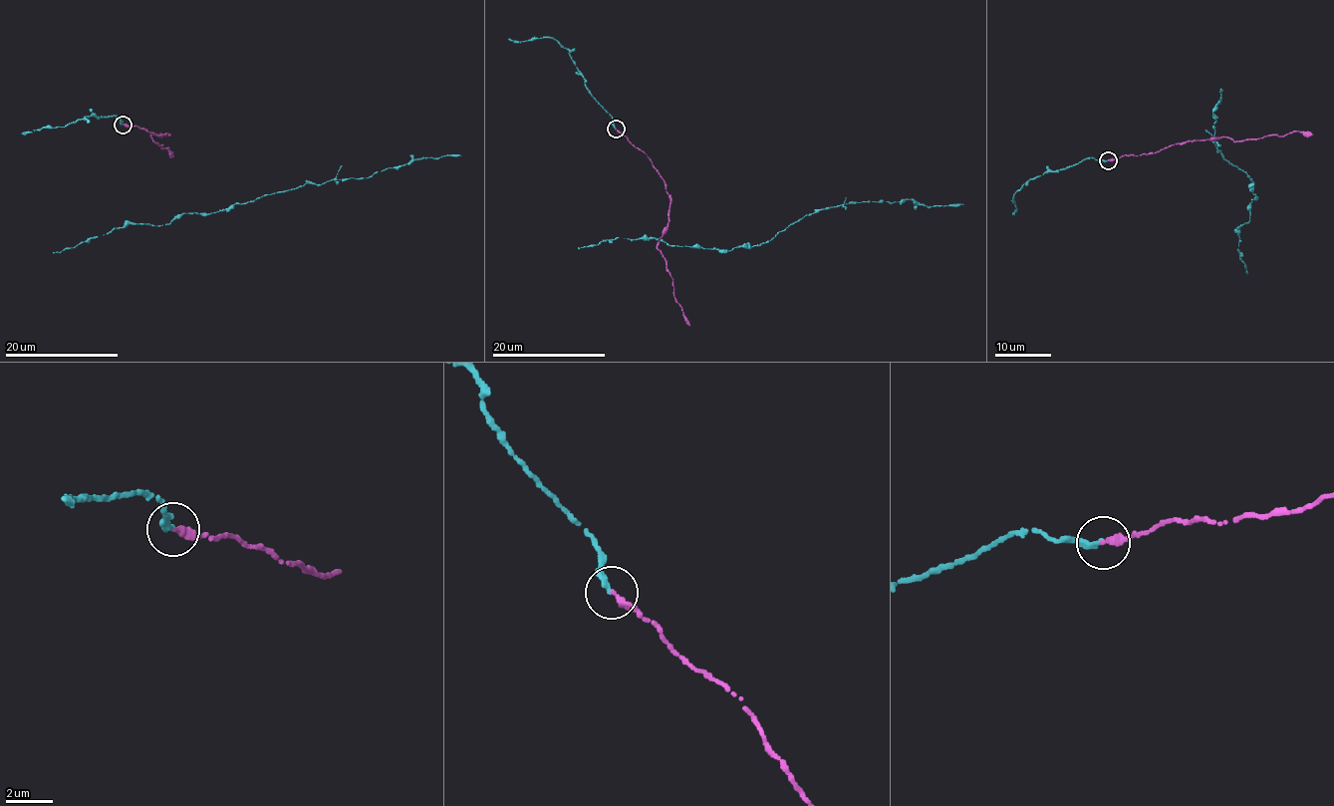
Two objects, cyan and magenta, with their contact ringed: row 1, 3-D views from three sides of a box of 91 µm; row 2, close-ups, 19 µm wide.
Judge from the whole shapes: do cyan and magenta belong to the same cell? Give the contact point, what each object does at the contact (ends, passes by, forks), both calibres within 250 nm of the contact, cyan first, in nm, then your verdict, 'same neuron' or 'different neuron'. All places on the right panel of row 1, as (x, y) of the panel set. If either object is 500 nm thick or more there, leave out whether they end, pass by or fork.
(1108, 160) | cyan ends | magenta ends | 240/300 nm | same neuron

